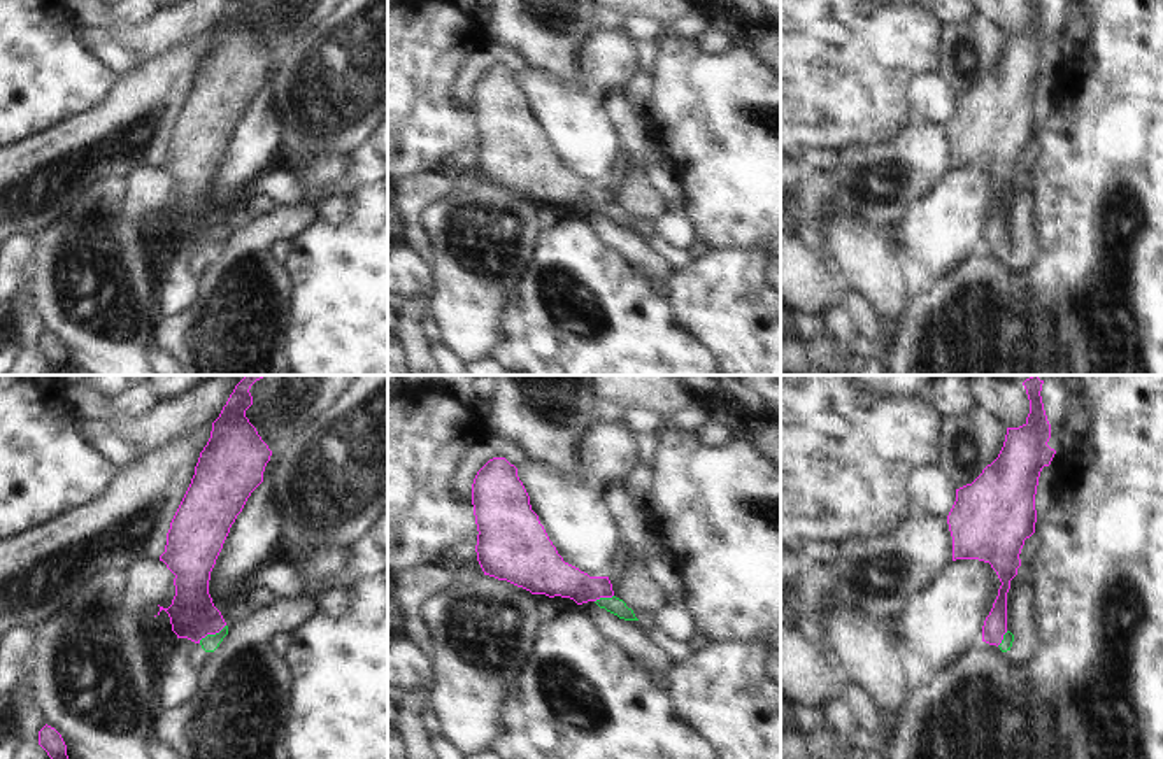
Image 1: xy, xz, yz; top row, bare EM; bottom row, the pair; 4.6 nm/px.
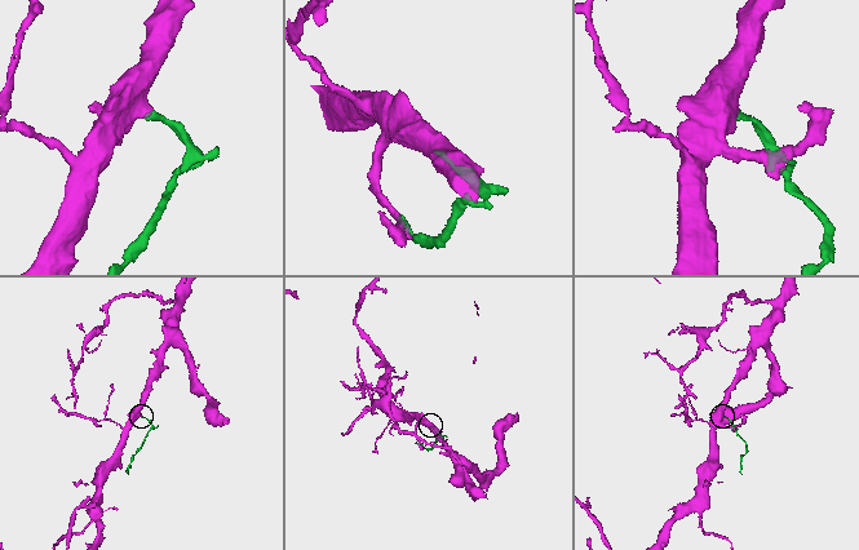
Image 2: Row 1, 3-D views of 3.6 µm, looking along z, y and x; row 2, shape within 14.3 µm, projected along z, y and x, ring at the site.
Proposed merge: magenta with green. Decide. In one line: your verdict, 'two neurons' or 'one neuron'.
one neuron

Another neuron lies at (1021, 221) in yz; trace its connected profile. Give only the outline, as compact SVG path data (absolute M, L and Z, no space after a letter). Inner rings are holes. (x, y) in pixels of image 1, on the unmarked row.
M1024 189L1010 193L1007 200L1007 238L1014 242L1014 249L1012 254L1003 259L1005 266L1026 273L1042 254L1033 193Z

